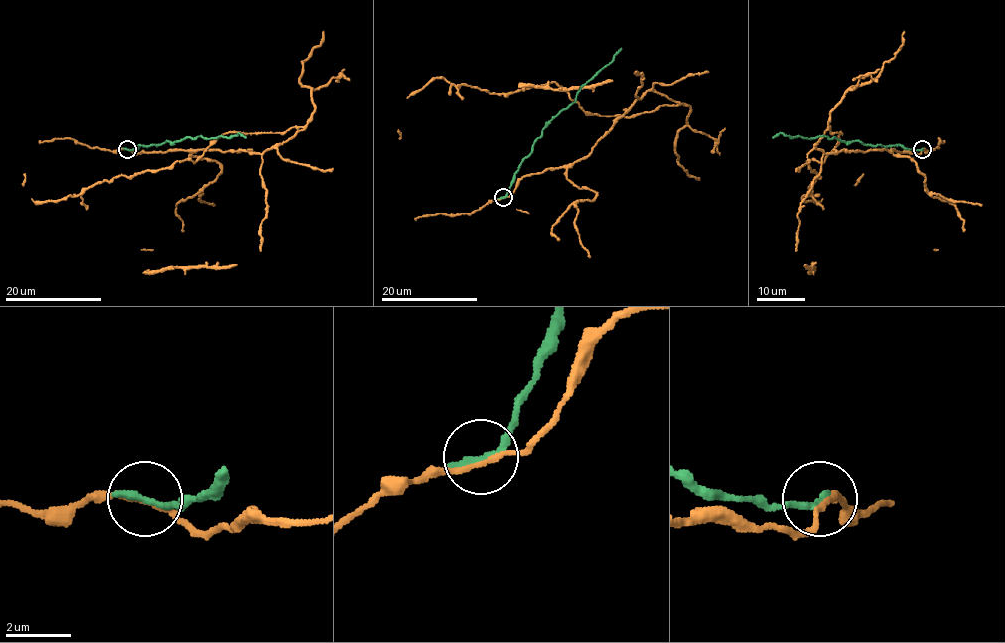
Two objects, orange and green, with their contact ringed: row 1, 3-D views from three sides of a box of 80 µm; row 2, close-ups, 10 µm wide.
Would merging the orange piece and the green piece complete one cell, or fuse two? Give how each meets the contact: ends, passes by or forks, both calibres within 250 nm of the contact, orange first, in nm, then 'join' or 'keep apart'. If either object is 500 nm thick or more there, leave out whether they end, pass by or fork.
orange passes by | green ends | 150/280 nm | keep apart

